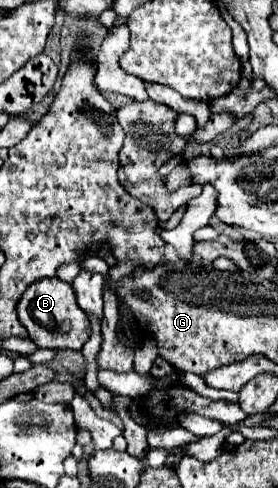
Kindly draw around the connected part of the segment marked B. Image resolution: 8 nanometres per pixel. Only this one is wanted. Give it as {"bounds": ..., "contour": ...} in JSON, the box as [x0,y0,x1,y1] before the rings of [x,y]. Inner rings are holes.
{"bounds":[17,278,91,350],"contour":[[[43,278],[25,290],[21,302],[17,304],[19,322],[25,326],[29,338],[37,344],[37,348],[59,348],[59,350],[81,350],[83,344],[91,336],[91,326],[85,312],[77,306],[73,286],[59,278]],[[69,320],[71,328],[63,334],[61,322]]]}

